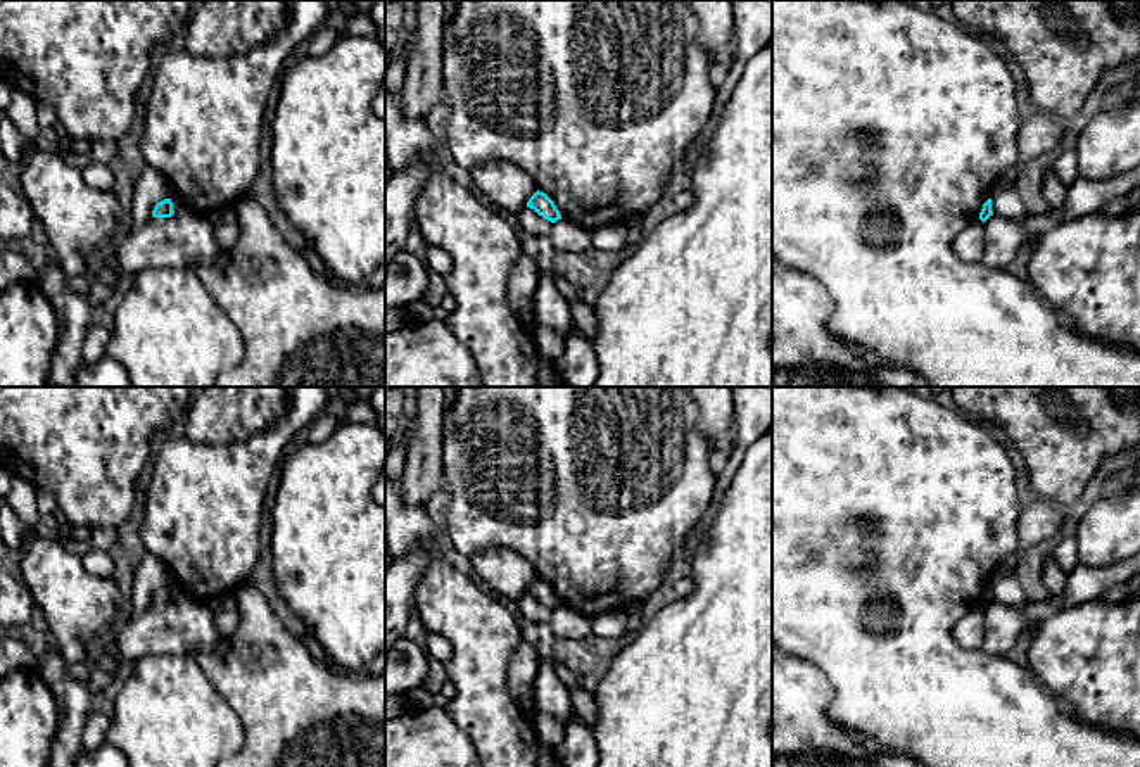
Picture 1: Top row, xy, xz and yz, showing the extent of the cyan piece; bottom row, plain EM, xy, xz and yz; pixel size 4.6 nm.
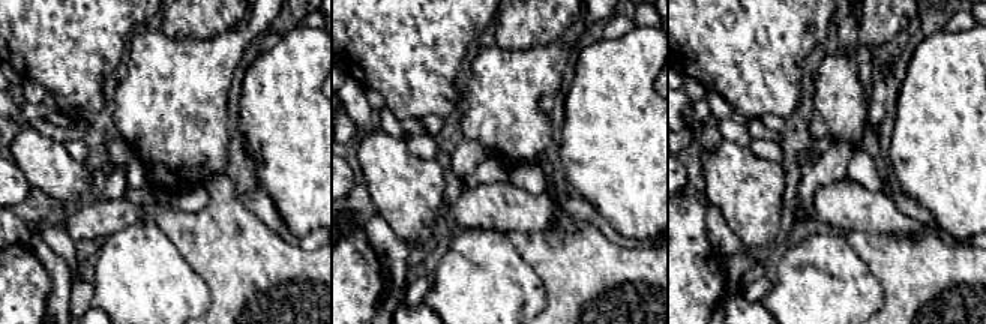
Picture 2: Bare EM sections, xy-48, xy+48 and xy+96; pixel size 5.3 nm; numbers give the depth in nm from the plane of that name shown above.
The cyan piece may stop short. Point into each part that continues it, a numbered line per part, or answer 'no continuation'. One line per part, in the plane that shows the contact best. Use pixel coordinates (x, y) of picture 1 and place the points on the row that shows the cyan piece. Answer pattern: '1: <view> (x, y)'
no continuation

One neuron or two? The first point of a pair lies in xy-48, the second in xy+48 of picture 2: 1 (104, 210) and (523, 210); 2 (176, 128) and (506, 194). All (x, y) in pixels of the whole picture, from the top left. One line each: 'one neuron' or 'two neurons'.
1: one neuron
2: two neurons

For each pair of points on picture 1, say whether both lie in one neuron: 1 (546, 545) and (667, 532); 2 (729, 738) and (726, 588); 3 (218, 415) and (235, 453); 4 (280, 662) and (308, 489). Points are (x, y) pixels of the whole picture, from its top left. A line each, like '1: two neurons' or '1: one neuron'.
1: one neuron
2: one neuron
3: two neurons
4: two neurons

